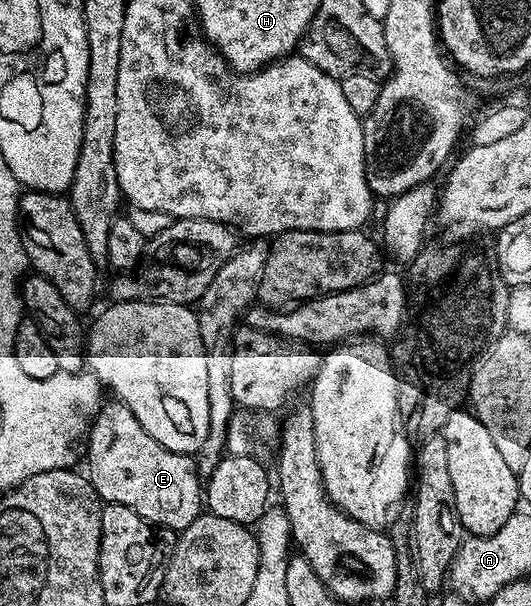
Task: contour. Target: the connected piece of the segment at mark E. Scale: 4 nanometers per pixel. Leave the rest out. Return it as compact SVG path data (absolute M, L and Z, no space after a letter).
M109 398L102 403L90 423L88 440L87 475L105 504L127 506L149 524L170 528L174 534L202 515L203 480L197 474L194 457L159 446L123 401Z

